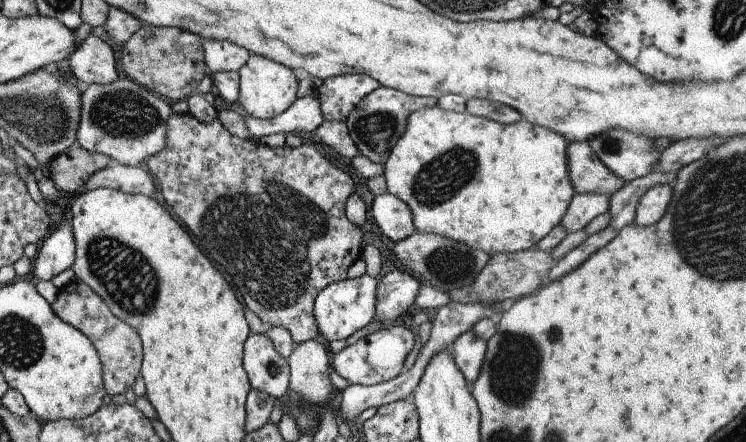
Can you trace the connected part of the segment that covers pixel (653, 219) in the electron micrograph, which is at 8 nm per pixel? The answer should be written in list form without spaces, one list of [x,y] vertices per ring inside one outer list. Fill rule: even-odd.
[[[653,184],[639,198],[632,224],[649,226],[655,224],[665,212],[671,200],[672,188],[669,184]]]

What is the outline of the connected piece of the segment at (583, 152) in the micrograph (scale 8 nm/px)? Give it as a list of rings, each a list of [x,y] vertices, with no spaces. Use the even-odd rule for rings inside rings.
[[[588,142],[568,143],[565,156],[567,156],[567,178],[574,193],[610,195],[622,188],[623,180],[613,176],[613,172],[609,172],[601,164]]]

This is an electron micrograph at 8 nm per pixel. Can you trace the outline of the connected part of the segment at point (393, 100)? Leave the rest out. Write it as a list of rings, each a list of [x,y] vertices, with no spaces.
[[[379,85],[375,90],[367,93],[351,110],[344,120],[349,138],[355,144],[357,152],[371,162],[382,165],[393,145],[403,136],[407,117],[419,108],[429,108],[436,105],[437,100],[429,97],[414,97],[398,90]]]

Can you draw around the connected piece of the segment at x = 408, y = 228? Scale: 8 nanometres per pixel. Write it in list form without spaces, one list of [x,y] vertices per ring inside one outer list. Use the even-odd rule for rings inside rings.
[[[387,192],[374,196],[372,217],[379,230],[394,243],[401,242],[415,231],[407,205]]]

